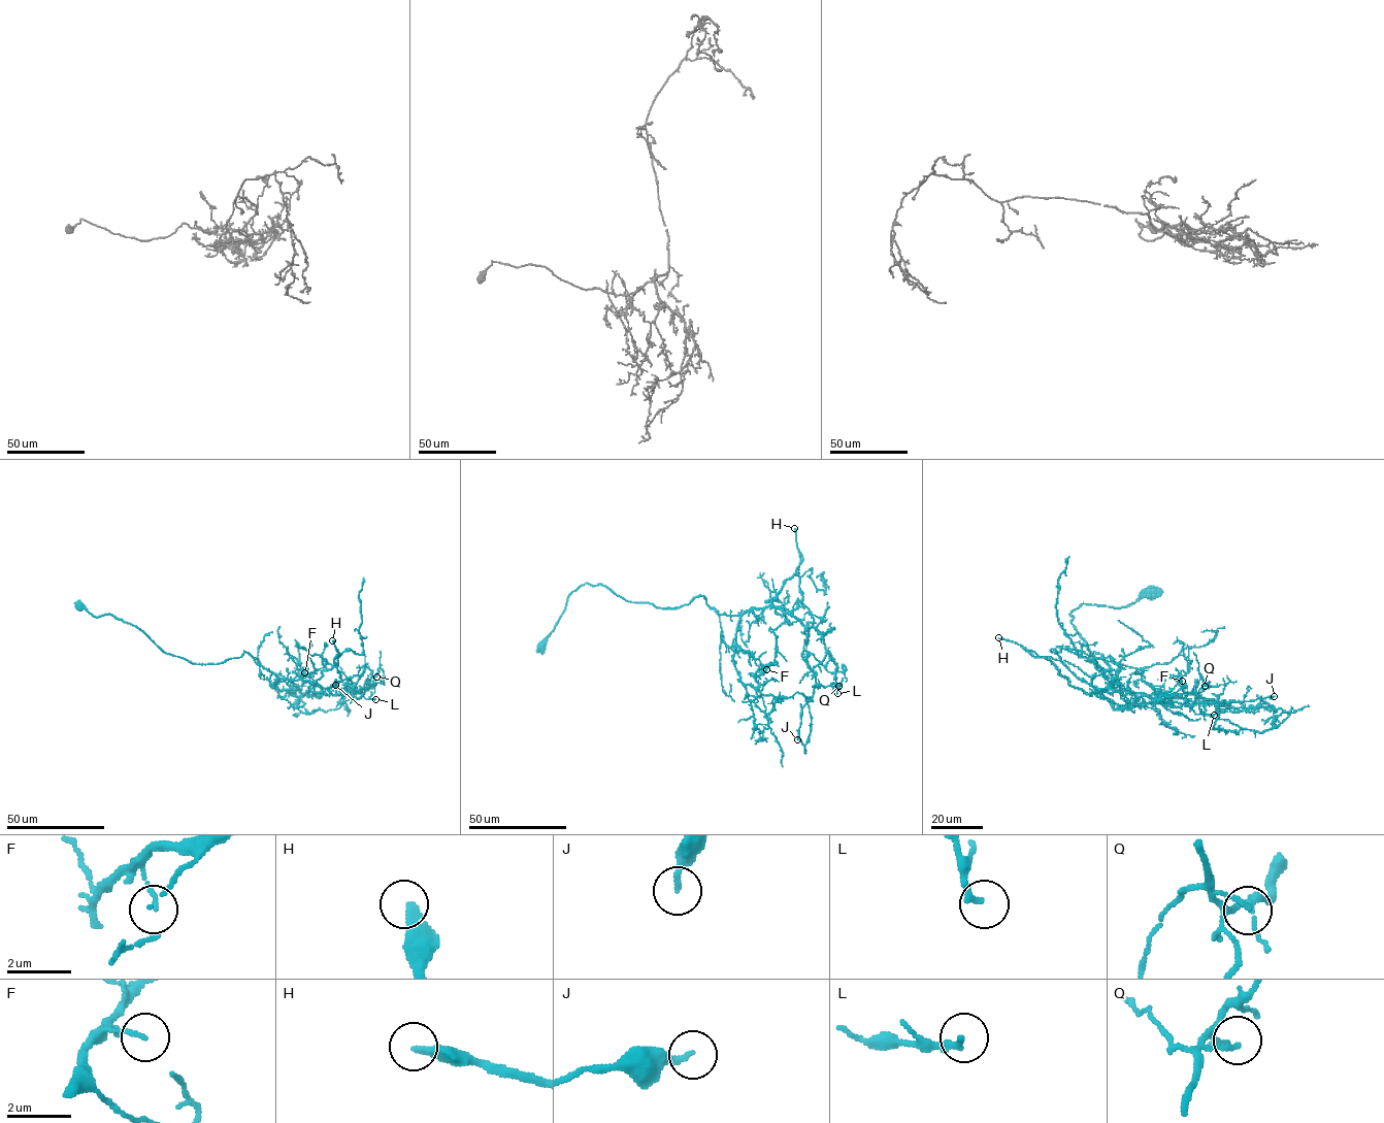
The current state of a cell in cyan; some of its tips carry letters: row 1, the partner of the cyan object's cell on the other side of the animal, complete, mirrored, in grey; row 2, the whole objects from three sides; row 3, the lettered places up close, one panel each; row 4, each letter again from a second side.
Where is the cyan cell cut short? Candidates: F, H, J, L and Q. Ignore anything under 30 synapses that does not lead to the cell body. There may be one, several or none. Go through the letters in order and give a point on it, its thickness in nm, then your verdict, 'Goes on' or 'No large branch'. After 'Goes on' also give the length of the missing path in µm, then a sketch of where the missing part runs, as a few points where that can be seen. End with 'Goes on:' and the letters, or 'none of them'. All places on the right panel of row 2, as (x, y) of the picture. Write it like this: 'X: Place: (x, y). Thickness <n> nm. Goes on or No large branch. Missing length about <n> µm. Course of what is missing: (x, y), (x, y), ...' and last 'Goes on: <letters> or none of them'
F: Place: (1182, 681). Thickness 70 nm. No large branch
H: Place: (998, 637). Thickness 320 nm. Goes on. Missing length about 250 µm
J: Place: (1274, 696). Thickness 190 nm. No large branch
L: Place: (1214, 715). Thickness 200 nm. No large branch
Q: Place: (1205, 686). Thickness 130 nm. No large branch
Goes on: H

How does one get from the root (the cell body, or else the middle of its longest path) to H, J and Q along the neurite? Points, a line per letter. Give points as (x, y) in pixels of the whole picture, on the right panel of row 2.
H: (1152, 593), (1069, 614), (1102, 669), (1087, 660), (1100, 654), (1113, 675), (1090, 694), (998, 637)
J: (1152, 593), (1069, 614), (1102, 669), (1087, 660), (1097, 653), (1111, 668), (1099, 692), (1116, 709), (1274, 696)
Q: (1152, 593), (1069, 614), (1102, 669), (1087, 660), (1097, 653), (1111, 668), (1099, 692), (1118, 709), (1205, 686)

